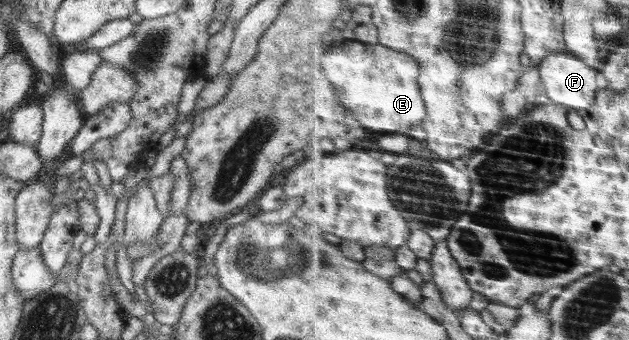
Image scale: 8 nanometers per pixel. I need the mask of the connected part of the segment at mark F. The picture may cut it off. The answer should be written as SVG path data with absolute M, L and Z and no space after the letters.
M567 51L552 54L540 65L543 75L544 93L554 102L574 109L589 109L596 104L599 96L598 76L600 68L590 67L579 56Z

